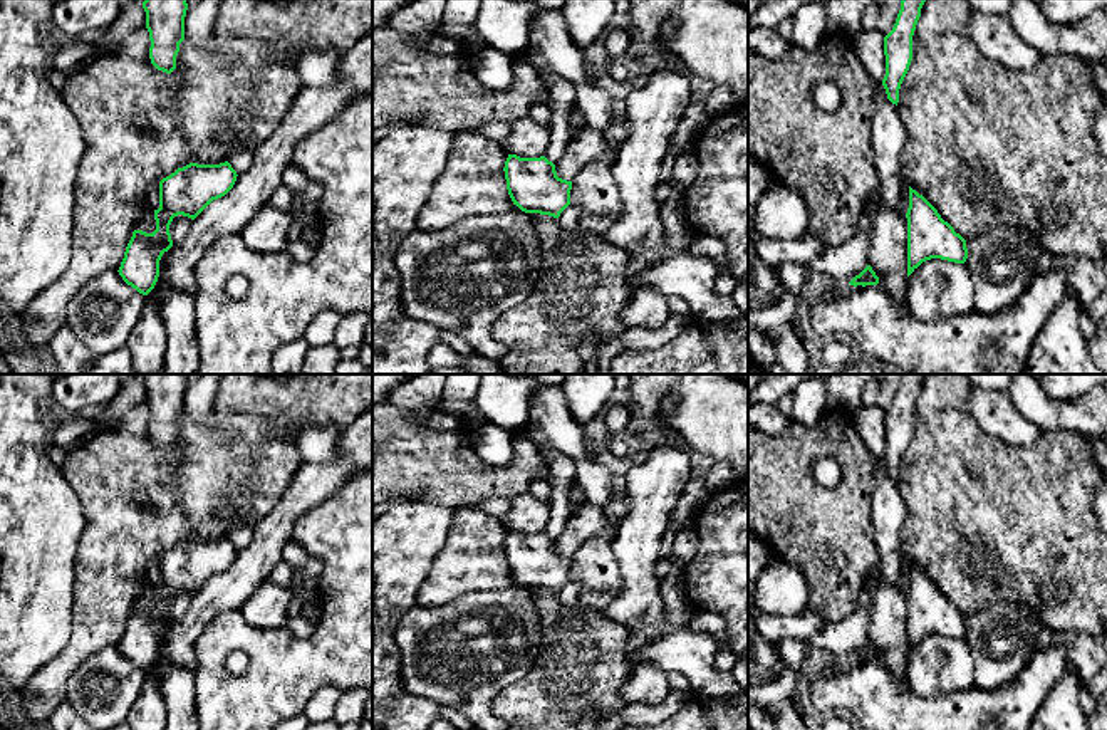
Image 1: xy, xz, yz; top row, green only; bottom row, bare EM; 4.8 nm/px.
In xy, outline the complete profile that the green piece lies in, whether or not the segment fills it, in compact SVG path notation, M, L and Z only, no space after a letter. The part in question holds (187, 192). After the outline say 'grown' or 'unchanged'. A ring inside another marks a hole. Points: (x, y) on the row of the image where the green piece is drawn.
M228 161L220 164L190 163L159 181L156 230L134 230L119 267L122 280L148 295L159 277L159 260L173 247L169 225L183 215L195 220L213 200L225 196L236 181Z; unchanged

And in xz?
M508 154L503 171L513 205L525 213L559 218L570 205L572 181L559 178L555 164L545 156Z; unchanged

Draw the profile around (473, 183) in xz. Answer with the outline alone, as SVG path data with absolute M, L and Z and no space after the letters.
M475 129L453 133L446 168L431 188L416 228L439 232L461 218L520 211L507 190L503 171L507 158L496 139Z

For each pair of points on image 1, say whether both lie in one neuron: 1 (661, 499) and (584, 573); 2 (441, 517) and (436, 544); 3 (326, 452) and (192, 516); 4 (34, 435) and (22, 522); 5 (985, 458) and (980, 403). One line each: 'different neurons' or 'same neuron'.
1: different neurons
2: same neuron
3: different neurons
4: same neuron
5: different neurons

